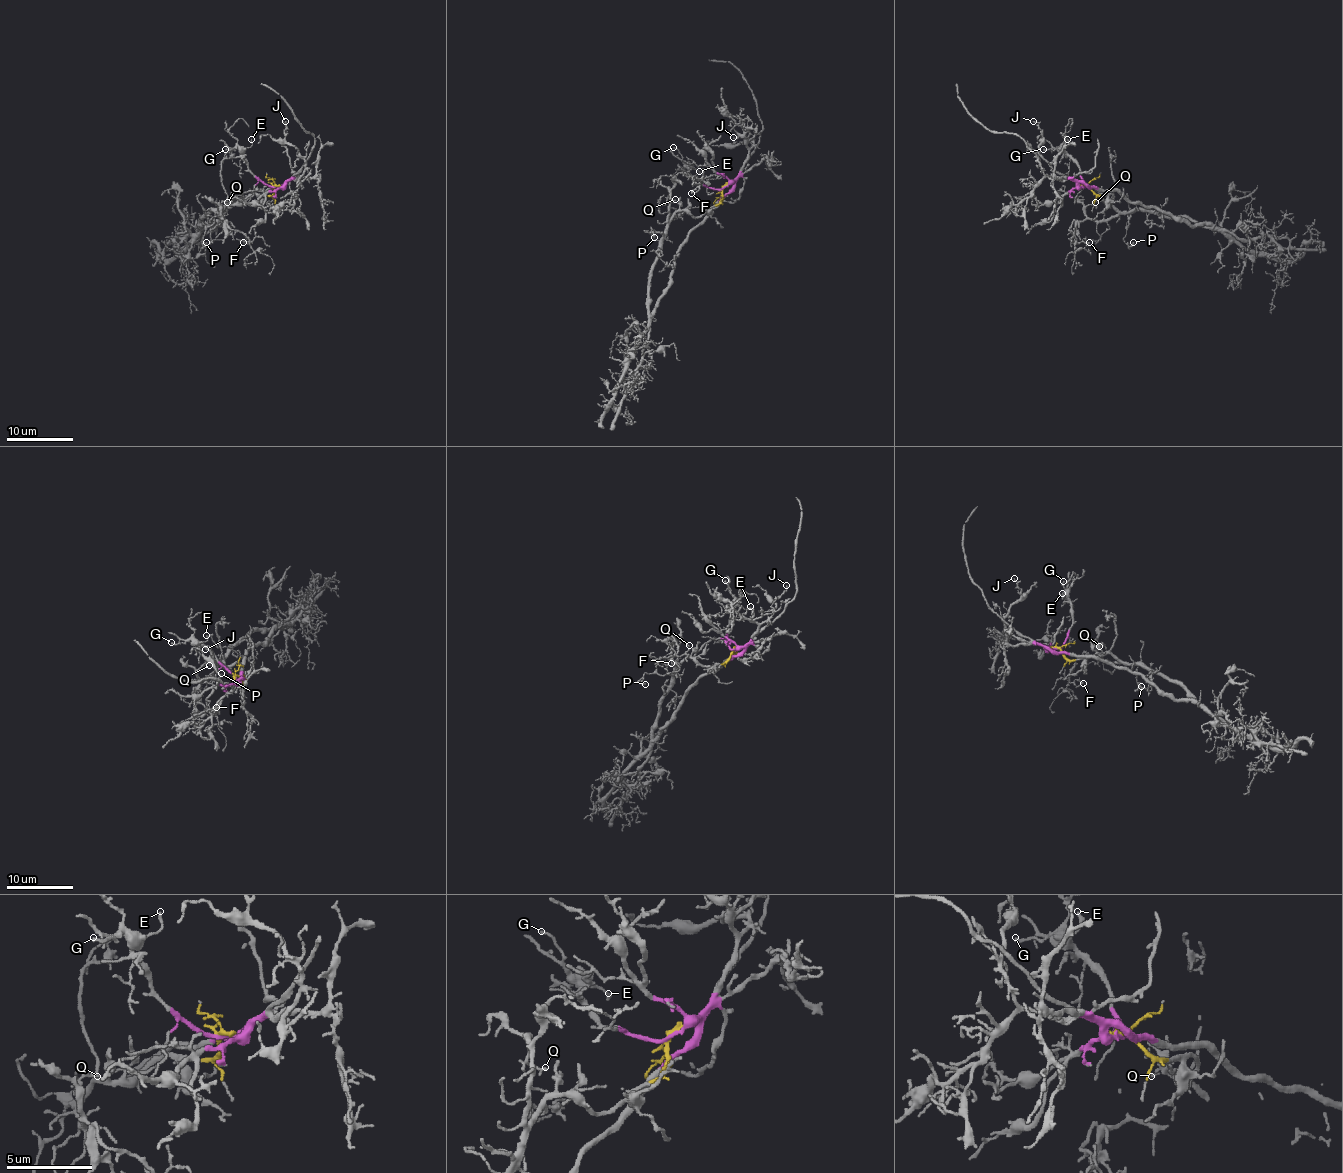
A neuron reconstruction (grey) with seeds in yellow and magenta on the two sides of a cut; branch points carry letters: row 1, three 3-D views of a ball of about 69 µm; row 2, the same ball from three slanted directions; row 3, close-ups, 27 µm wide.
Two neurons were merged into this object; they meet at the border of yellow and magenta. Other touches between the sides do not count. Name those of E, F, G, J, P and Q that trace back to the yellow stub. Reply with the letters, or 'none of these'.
F, P, Q

